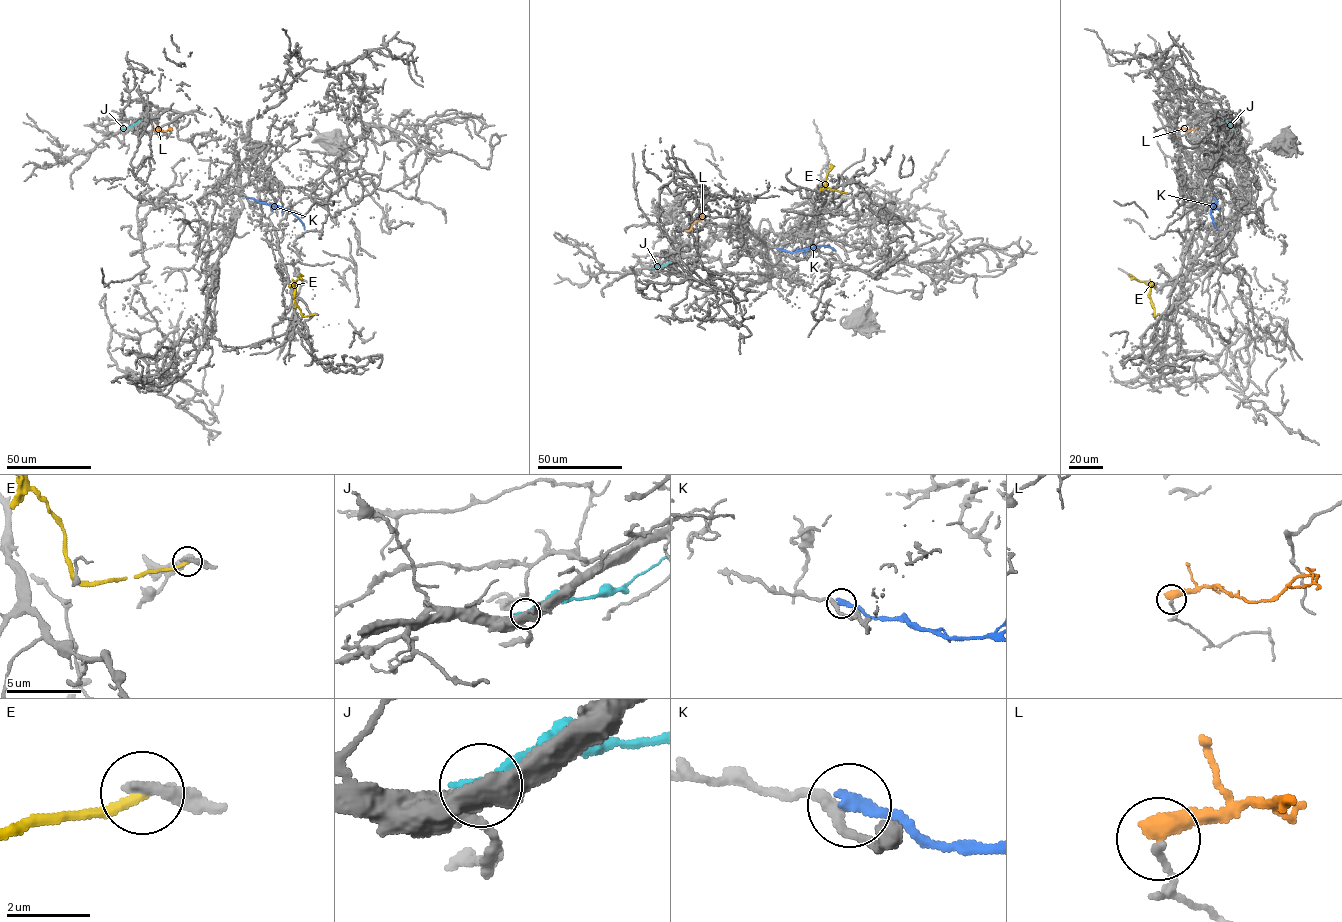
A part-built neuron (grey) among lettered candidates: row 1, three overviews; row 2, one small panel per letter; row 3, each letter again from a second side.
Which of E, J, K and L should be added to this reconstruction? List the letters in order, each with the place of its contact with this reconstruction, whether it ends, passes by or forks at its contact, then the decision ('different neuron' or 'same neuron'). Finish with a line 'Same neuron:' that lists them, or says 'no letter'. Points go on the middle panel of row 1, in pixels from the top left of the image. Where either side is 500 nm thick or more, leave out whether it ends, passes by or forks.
E: (845, 193) | it ends | different neuron
J: (653, 268) | it ends | different neuron
K: (777, 248) | it ends | different neuron
L: (686, 230) | it ends | different neuron
Same neuron: no letter

